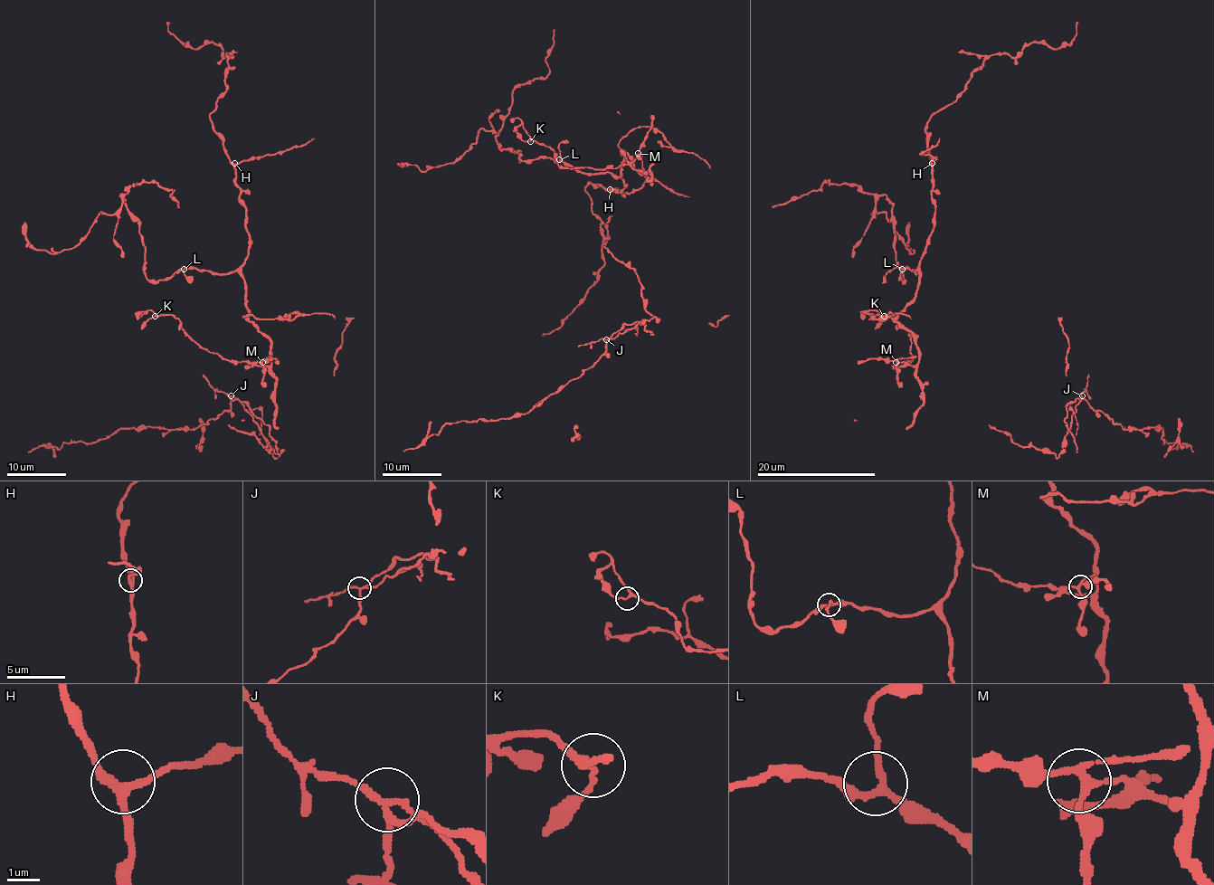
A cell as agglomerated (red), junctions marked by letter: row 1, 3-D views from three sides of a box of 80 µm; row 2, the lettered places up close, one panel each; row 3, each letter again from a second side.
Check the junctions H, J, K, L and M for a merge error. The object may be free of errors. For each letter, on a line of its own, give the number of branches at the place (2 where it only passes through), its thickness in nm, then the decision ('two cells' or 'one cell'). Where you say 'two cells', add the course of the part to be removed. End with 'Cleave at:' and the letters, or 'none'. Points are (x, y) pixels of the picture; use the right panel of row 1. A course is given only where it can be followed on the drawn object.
H: 3 branches meet; 280 nm thick; one cell
J: 4 branches meet; 190 nm thick; two cells; foreign part runs (1081, 396), (1059, 457), (1032, 446), (1018, 445), (1009, 434), (989, 424)
K: 3 branches meet; 190 nm thick; one cell
L: 3 branches meet; 240 nm thick; one cell
M: 4 branches meet; 200 nm thick; one cell
Cleave at: J

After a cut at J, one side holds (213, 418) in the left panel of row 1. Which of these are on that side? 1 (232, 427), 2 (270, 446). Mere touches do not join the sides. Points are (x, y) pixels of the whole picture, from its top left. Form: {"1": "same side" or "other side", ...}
{"1": "other side", "2": "other side"}

